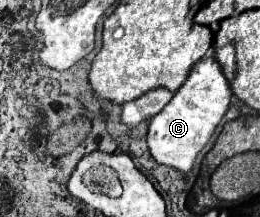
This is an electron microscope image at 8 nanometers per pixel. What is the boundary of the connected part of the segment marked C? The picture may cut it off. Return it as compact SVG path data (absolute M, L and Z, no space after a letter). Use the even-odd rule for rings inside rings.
M213 58L197 62L191 68L185 84L171 98L171 102L157 116L149 120L147 144L149 144L149 152L155 158L155 162L175 168L183 174L189 172L197 154L209 142L217 124L225 116L231 104L231 96L233 94L229 90L229 82L219 70L219 64Z

